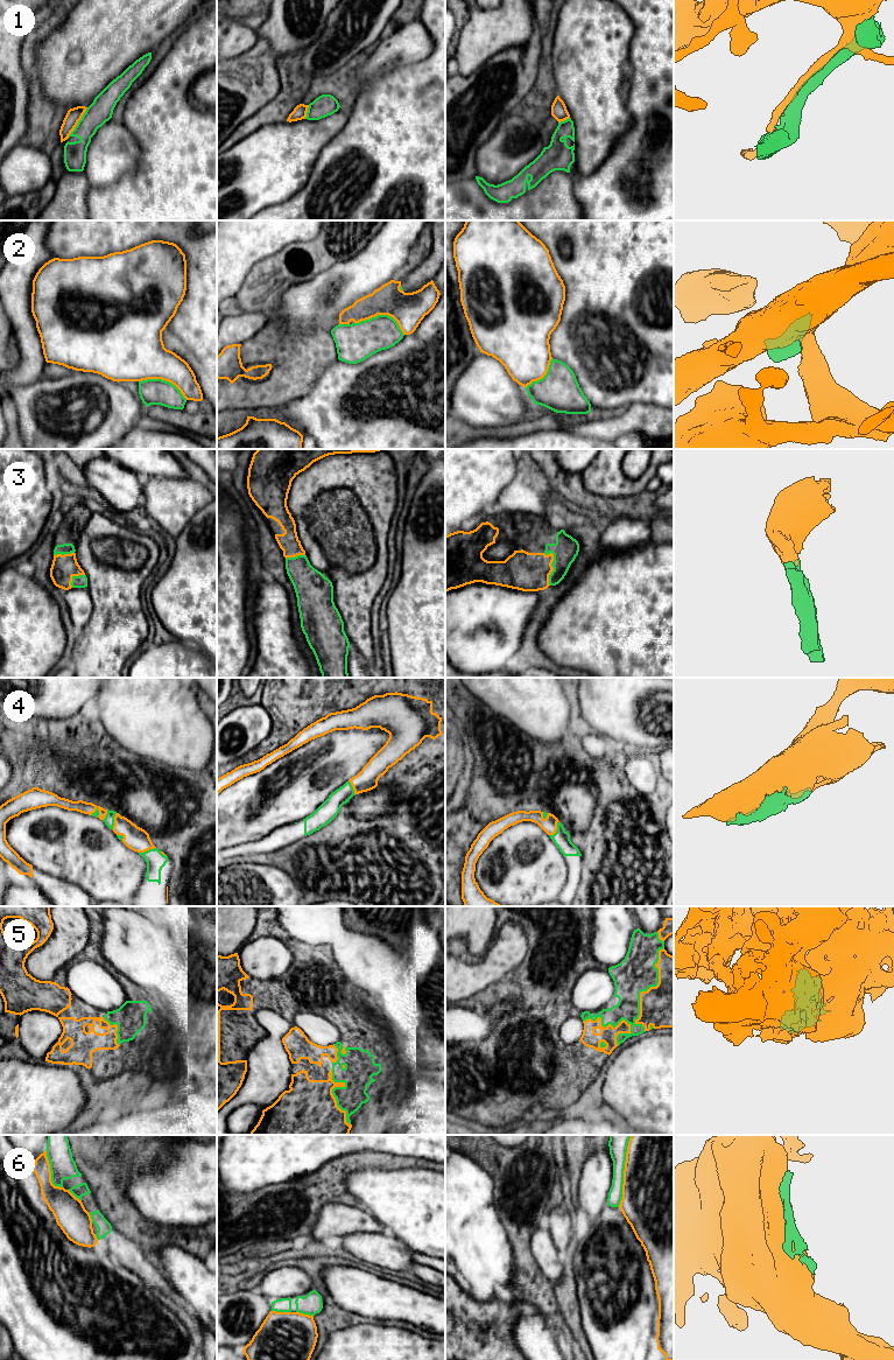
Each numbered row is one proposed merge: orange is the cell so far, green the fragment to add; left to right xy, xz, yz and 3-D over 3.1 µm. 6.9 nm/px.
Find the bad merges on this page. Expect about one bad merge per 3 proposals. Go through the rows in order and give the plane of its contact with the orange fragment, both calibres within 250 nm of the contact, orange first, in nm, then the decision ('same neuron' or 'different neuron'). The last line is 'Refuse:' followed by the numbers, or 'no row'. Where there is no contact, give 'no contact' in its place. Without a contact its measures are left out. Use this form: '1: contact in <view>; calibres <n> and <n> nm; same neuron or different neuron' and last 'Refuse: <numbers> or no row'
1: contact in xy; calibres 100 and 160 nm; different neuron
2: contact in xz; calibres 240 and 260 nm; different neuron
3: contact in yz; calibres 280 and 170 nm; same neuron
4: contact in yz; calibres 110 and 110 nm; same neuron
5: contact in yz; calibres 340 and 260 nm; same neuron
6: contact in yz; calibres 500 and 140 nm; different neuron
Refuse: 1, 2, 6

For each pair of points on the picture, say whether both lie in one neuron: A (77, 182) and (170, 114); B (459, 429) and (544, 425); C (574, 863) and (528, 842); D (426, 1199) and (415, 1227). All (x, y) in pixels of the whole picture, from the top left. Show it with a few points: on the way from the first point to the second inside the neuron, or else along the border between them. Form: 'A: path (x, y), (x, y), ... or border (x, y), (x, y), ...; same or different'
A: border (91, 187), (88, 194), (86, 208); different
B: path (480, 433), (511, 432), (523, 427); same
C: border (563, 857), (567, 864), (564, 885); different
D: path (426, 1206), (426, 1217), (422, 1220); same

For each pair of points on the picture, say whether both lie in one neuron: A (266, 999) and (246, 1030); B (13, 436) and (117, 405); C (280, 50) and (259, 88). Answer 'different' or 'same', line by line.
A: same
B: different
C: same

